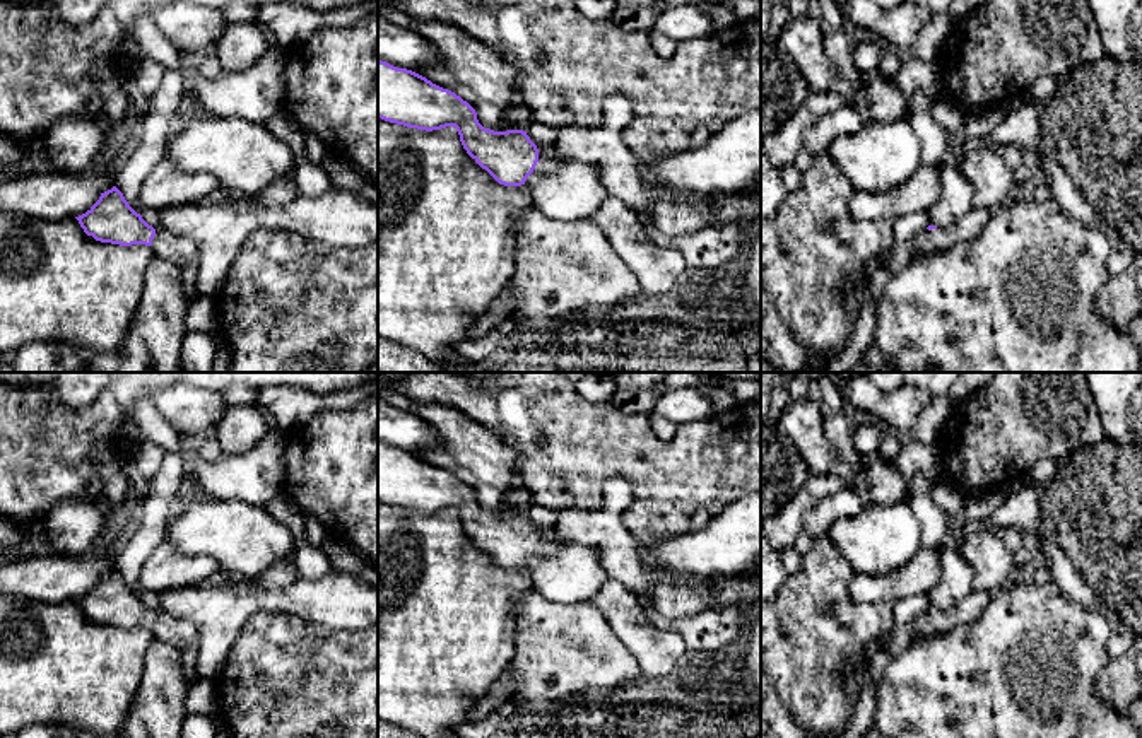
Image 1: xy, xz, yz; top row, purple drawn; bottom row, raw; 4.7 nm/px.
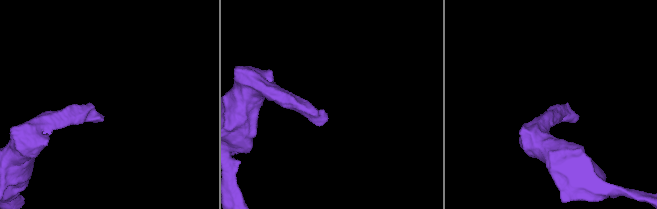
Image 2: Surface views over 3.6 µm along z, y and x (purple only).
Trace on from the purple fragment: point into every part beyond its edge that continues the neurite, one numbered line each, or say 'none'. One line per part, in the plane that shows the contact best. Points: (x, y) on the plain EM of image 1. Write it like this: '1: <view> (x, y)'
1: xz (563, 573)

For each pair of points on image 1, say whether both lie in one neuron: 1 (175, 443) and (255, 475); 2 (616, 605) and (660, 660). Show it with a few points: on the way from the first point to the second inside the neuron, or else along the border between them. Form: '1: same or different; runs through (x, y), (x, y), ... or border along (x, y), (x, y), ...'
1: same; runs through (195, 463), (207, 475), (235, 475)
2: same; runs through (628, 619), (650, 646)

